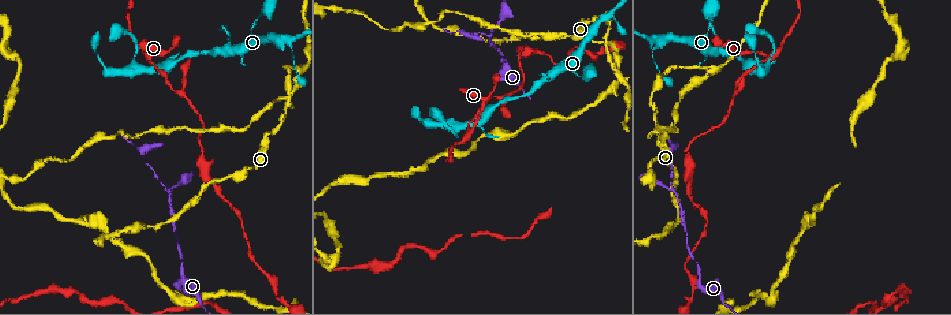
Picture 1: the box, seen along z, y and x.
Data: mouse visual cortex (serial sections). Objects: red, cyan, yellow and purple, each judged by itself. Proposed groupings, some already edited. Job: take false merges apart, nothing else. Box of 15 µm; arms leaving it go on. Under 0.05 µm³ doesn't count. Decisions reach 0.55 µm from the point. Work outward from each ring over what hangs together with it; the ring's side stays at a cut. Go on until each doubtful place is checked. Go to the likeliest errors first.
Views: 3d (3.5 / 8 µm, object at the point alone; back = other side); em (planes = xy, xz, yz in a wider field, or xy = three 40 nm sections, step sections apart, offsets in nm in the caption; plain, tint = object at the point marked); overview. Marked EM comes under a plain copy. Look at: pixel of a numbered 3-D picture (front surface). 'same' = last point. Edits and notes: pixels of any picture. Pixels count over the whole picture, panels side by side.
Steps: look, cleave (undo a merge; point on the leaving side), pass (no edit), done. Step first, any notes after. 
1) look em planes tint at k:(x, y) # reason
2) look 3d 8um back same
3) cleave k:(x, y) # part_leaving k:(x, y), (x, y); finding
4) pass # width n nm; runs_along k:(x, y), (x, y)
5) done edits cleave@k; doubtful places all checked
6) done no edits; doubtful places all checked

look 3d 3.5um at 1:(709, 74) # sharp bend

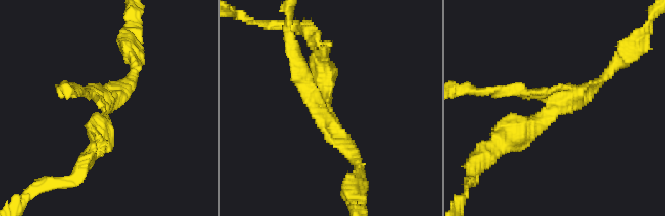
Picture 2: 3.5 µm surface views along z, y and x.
look em xy step 3 tint at 2:(103, 104) # need the tissue

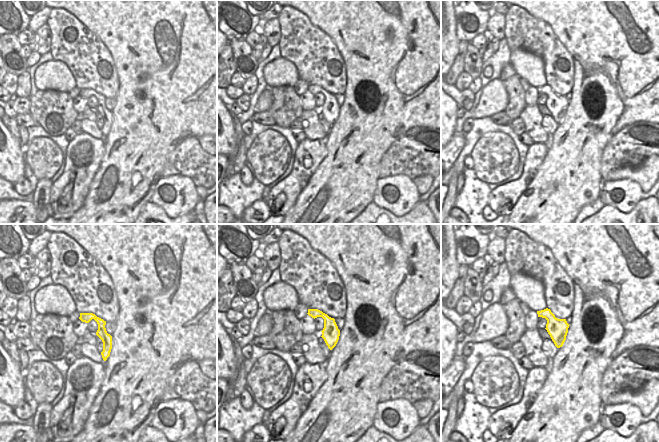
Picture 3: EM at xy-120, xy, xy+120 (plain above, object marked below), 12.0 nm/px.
pass # arms 3; runs_along 3:(82, 315), (101, 324), (105, 355); continuous, no second cell

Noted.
look 3d 3.5um at 1:(151, 56) # arms part here

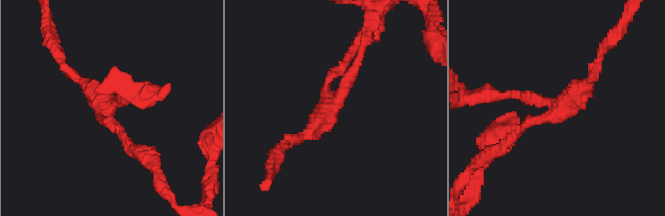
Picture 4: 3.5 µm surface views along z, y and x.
look em xy step 5 tint at 4:(336, 101) # arms 3; arm_widths 150, 150, 200 nm

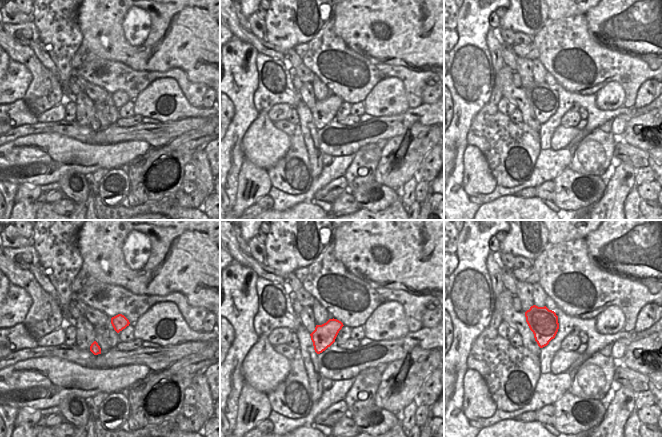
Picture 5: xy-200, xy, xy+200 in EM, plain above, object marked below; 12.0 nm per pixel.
look em xy step 3 tint same # cut it another way

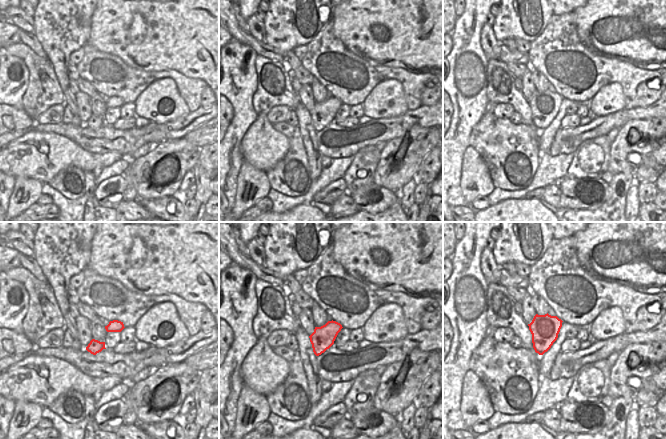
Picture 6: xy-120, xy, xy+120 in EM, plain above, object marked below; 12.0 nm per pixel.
pass # one cell here

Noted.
look 3d 3.5um at 1:(453, 10) # sudden change in width

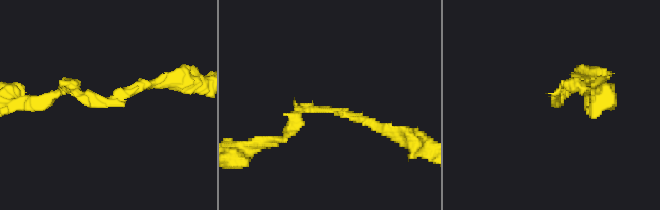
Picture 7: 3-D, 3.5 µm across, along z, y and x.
look em planes tint at 7:(103, 100) # arm_widths 150, 200 nm; need the tissue

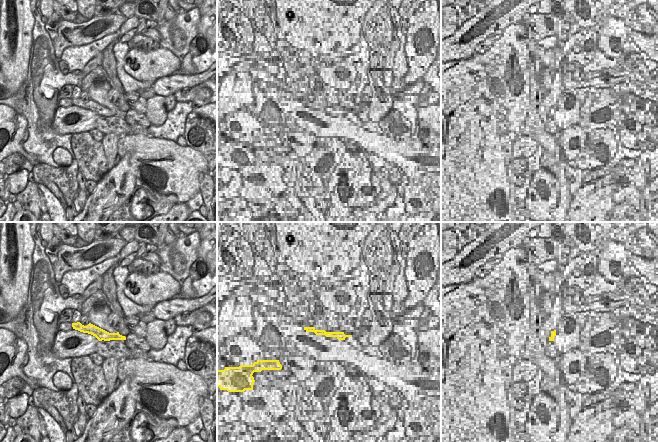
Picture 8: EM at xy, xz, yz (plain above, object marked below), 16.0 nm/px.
pass # runs_along 8:(75, 325), (106, 336), (119, 337); one cell here

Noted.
look 3d 3.5um at 1:(488, 37)

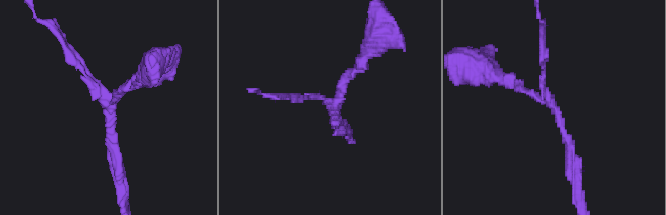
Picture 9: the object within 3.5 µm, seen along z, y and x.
look em xy step 3 tint at 9:(335, 106) # arms 3; arm_widths 100, 150, 150 nm

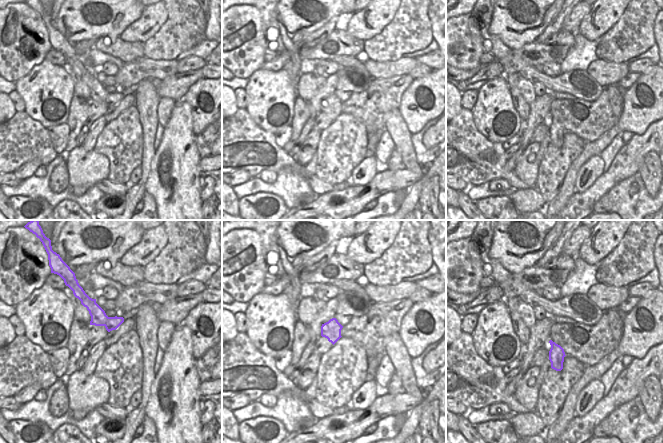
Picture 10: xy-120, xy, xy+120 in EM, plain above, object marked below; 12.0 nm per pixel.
pass # runs_along 9:(568, 160), (550, 98), (499, 77); one cell here

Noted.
look 3d 3.5um at 1:(146, 163) # a narrow waist

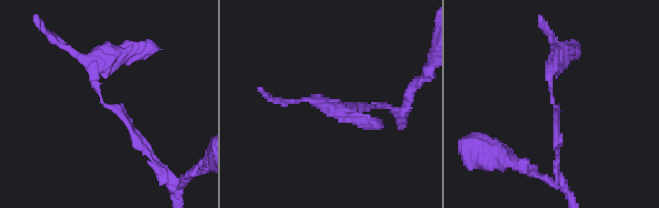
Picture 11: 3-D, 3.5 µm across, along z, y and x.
look em xy step 1 tint at 11:(553, 103) # arm_widths 150, 200 nm; now the EM

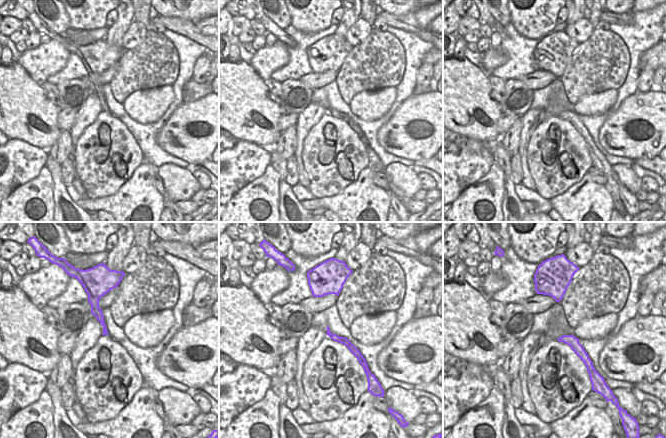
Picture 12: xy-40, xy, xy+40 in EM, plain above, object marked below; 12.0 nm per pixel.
pass # runs_along 11:(556, 152), (549, 73), (562, 54); one cell here

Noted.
look 3d 3.5um back at 1:(499, 97)

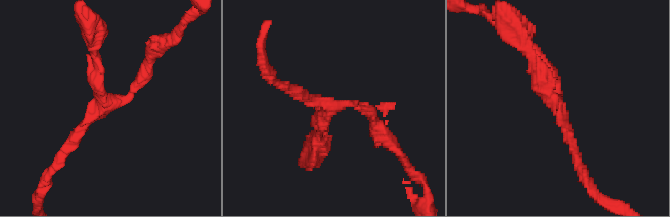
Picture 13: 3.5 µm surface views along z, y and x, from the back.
look em xy step 1 tint at 13:(106, 108) # arms 3; arm_widths 150, 200, 200 nm; now the EM

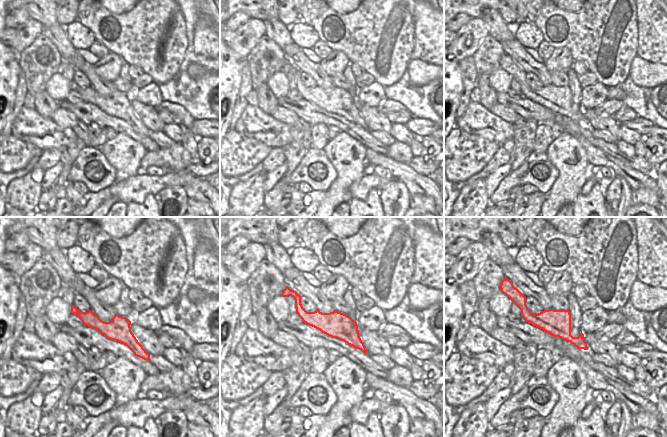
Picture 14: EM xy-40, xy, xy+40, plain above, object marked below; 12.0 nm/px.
pass # all the same cell

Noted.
done no edits; doubtful places all checked

